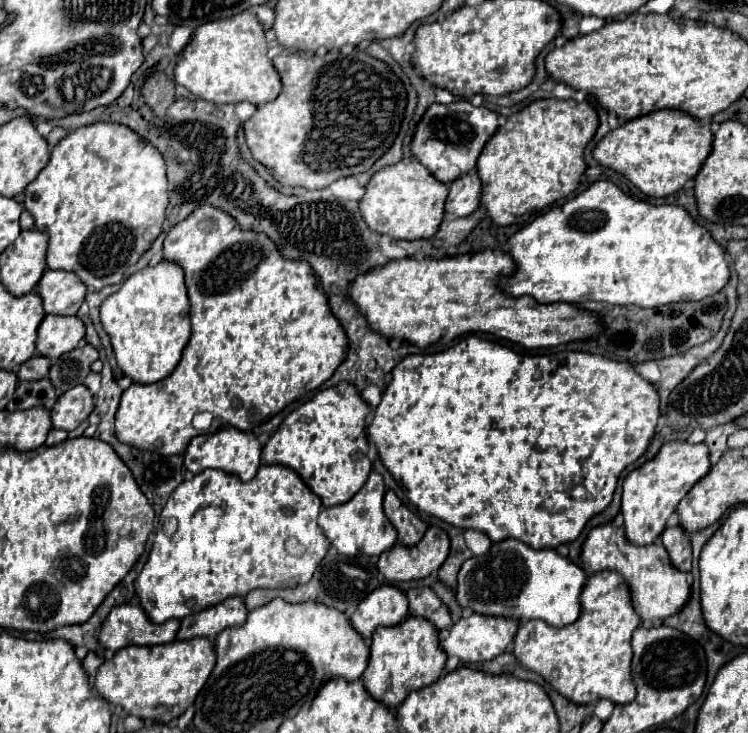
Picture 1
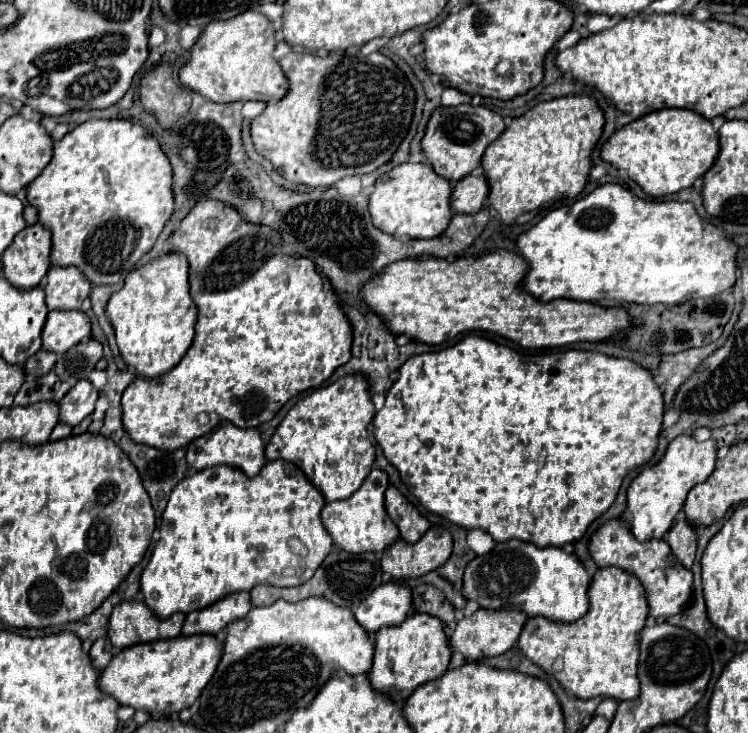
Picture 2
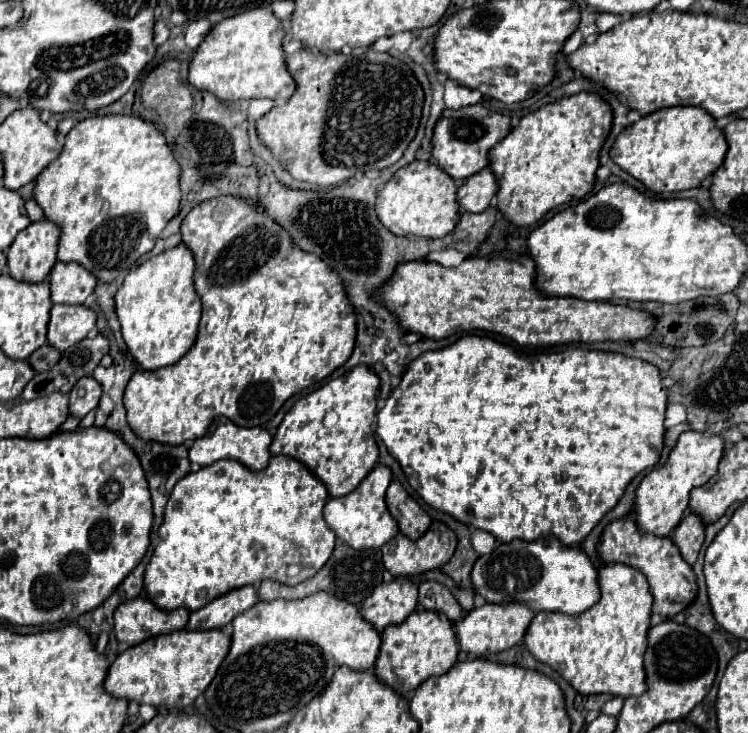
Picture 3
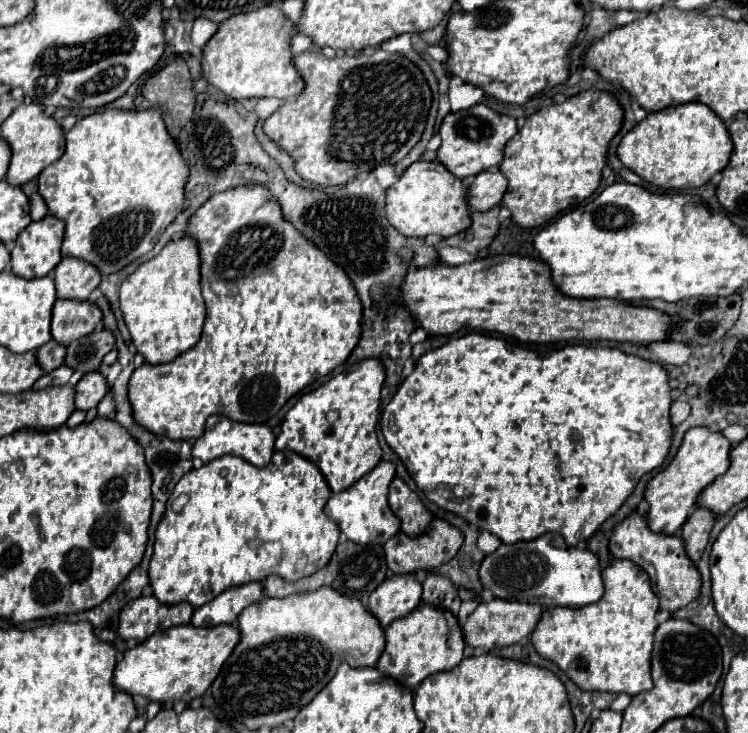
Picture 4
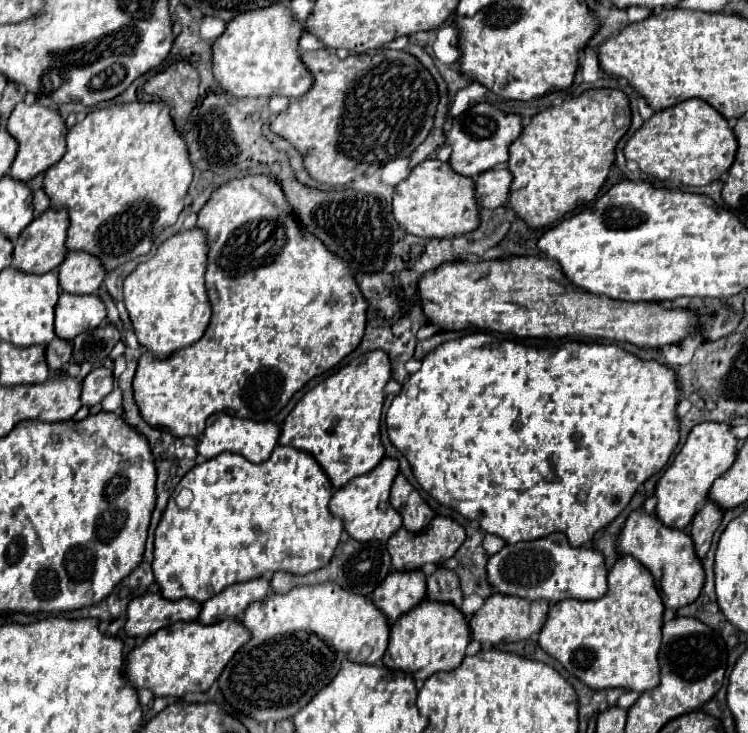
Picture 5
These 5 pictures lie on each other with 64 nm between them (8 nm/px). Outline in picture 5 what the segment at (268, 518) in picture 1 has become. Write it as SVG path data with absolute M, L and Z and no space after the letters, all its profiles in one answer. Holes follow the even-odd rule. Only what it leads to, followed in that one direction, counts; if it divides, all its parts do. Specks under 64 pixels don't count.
M276 446L264 464L252 464L240 454L226 452L194 466L176 486L156 528L152 572L160 594L166 600L190 598L202 604L238 582L274 572L300 576L322 568L330 562L342 536L342 520L328 512L330 496L332 484L318 462L290 446Z

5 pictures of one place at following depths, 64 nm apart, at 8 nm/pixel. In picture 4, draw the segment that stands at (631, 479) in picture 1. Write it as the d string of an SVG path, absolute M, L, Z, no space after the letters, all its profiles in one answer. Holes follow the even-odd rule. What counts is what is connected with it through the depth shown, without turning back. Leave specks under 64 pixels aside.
M690 428L682 444L678 448L678 454L672 458L672 462L662 468L644 490L644 500L648 502L648 528L658 534L676 534L682 524L688 518L690 508L696 504L696 496L700 490L704 490L716 476L724 474L728 468L728 452L730 442L722 436L722 432L712 432L708 428Z

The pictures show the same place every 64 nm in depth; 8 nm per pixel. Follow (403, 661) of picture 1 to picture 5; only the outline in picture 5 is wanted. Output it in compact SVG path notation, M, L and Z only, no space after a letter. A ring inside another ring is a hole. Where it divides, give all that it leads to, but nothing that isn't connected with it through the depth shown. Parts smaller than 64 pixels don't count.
M424 600L390 626L390 642L382 658L382 666L388 670L400 670L404 674L412 674L412 678L418 684L422 684L436 672L444 670L448 672L460 666L468 642L470 642L468 624L458 608L454 608L452 604Z

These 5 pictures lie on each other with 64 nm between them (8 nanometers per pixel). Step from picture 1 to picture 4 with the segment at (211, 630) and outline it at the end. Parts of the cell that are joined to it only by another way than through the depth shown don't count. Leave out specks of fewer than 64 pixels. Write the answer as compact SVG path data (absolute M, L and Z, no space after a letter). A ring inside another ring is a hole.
M260 582L228 588L228 592L222 592L220 596L216 596L216 600L194 610L192 626L208 628L218 624L234 624L240 612L246 606L256 604L262 596L264 596L264 590Z

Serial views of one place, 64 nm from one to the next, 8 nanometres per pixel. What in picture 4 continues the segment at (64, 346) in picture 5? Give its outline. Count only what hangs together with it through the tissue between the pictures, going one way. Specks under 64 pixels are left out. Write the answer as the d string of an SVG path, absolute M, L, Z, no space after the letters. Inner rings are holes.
M54 340L44 344L44 348L36 350L36 360L44 372L56 370L64 362L64 356L66 356L66 348Z

